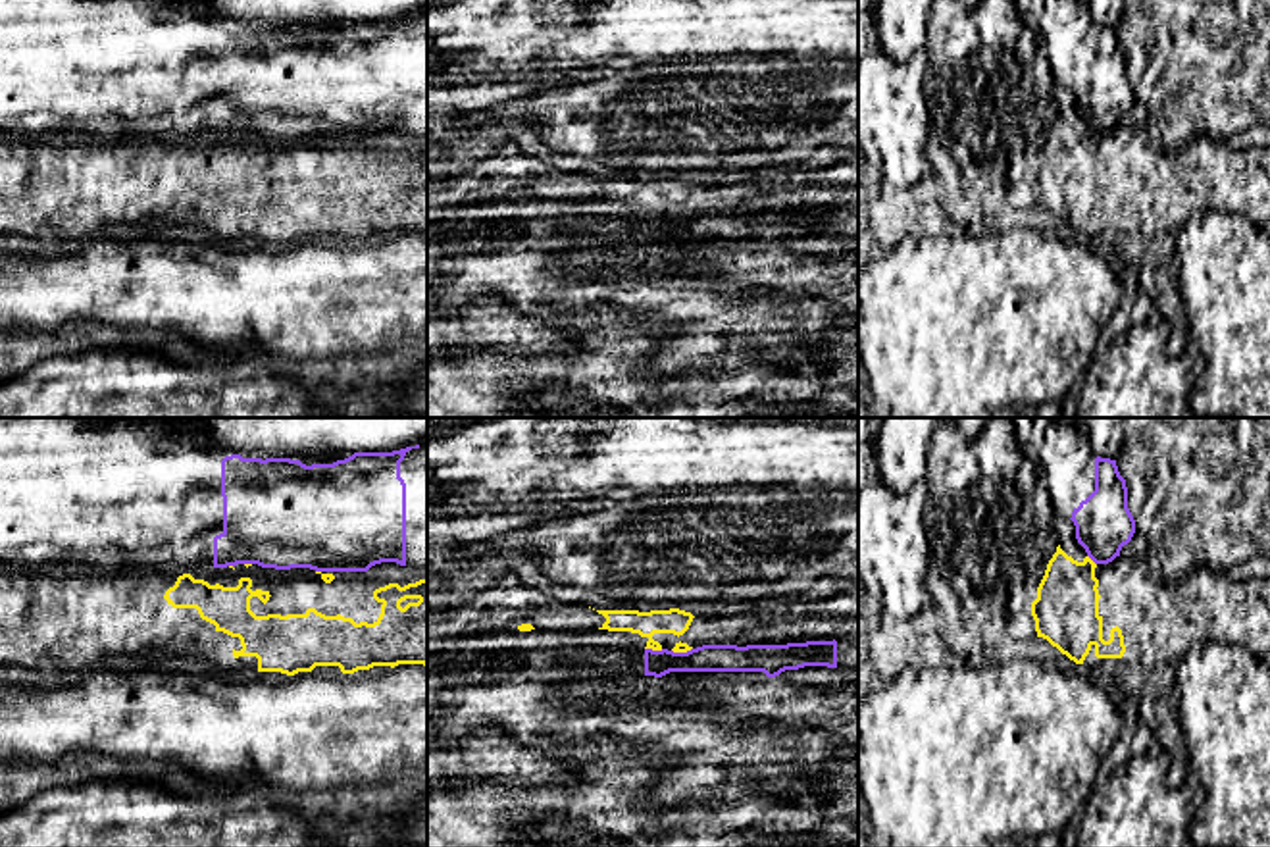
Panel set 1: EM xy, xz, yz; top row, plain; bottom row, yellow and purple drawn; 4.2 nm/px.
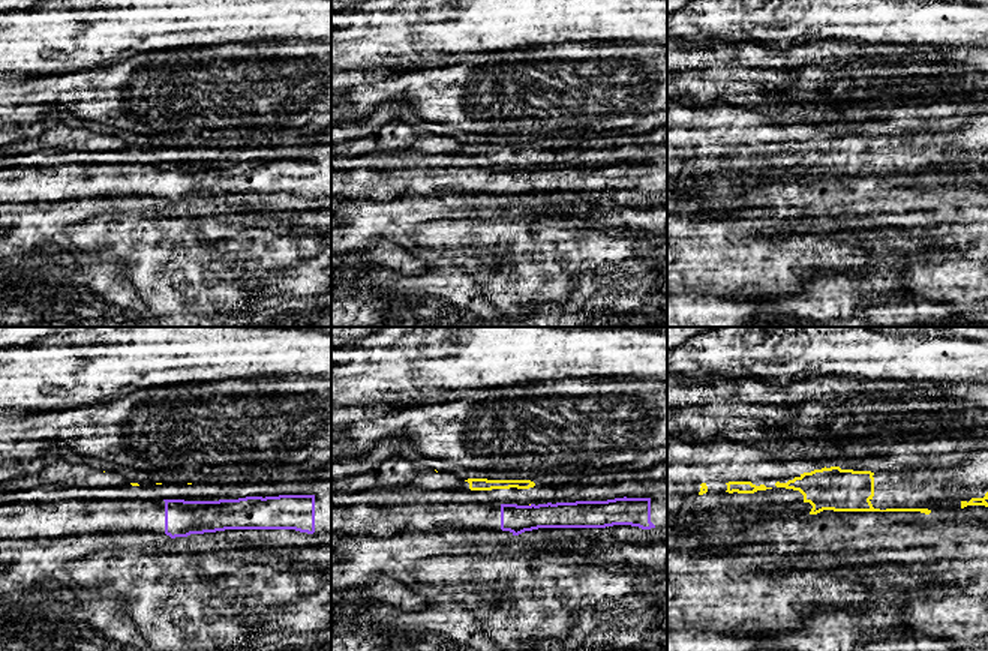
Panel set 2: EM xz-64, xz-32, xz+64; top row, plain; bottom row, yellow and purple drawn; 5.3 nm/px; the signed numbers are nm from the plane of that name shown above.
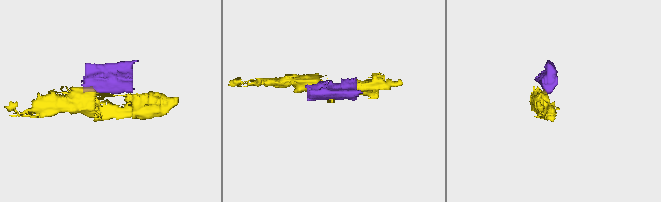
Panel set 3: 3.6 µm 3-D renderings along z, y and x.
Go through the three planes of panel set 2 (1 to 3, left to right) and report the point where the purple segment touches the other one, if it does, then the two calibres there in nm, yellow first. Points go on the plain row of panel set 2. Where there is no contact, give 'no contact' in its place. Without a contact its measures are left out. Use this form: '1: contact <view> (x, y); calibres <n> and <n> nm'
1: no contact
2: no contact
3: no contact

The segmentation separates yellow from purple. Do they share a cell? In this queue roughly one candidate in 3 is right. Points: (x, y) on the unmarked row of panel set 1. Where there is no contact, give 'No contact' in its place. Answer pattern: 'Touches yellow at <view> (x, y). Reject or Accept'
Touches yellow at xz (655, 218). Reject

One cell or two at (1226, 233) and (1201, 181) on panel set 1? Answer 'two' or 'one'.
two

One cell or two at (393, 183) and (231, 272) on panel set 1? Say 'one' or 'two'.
two

